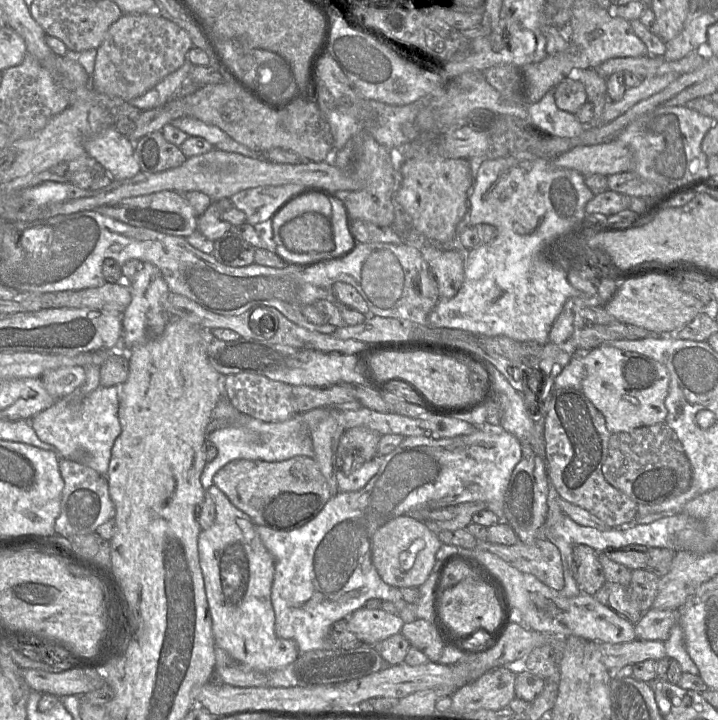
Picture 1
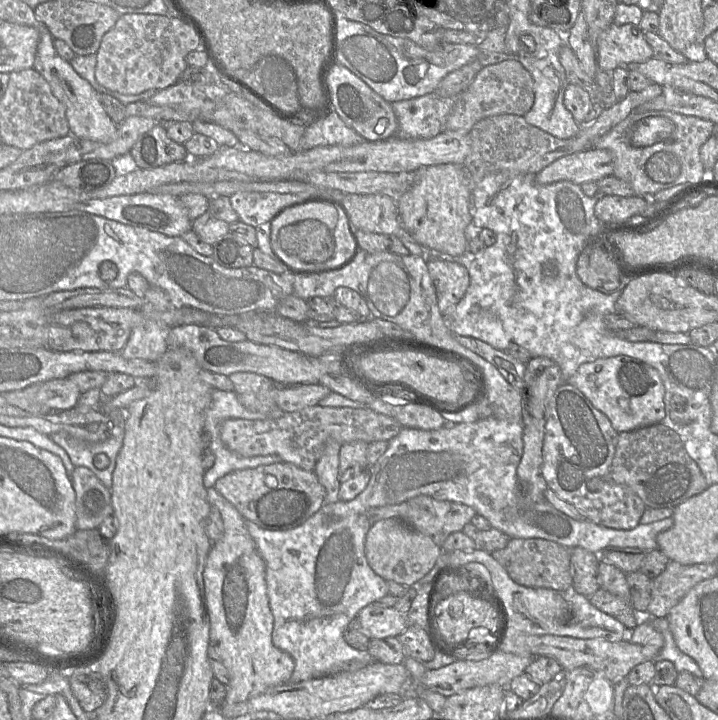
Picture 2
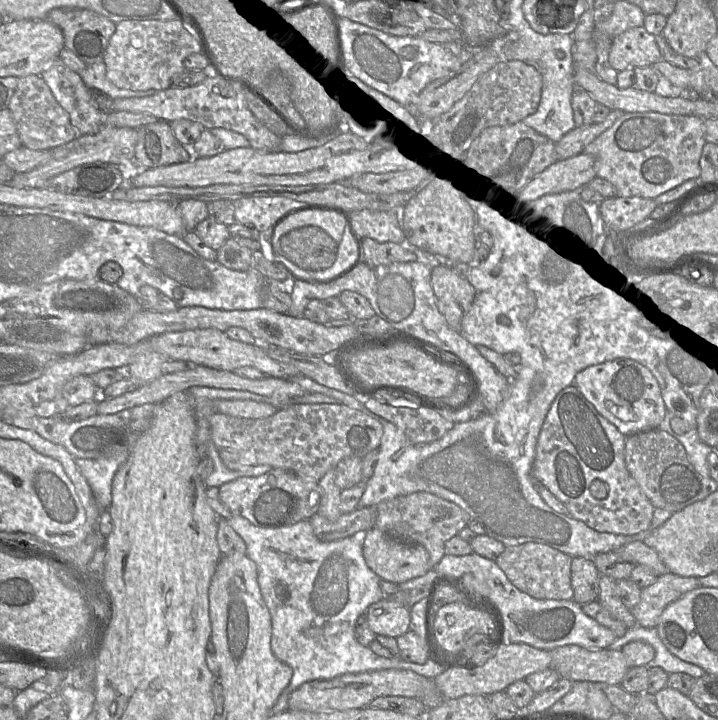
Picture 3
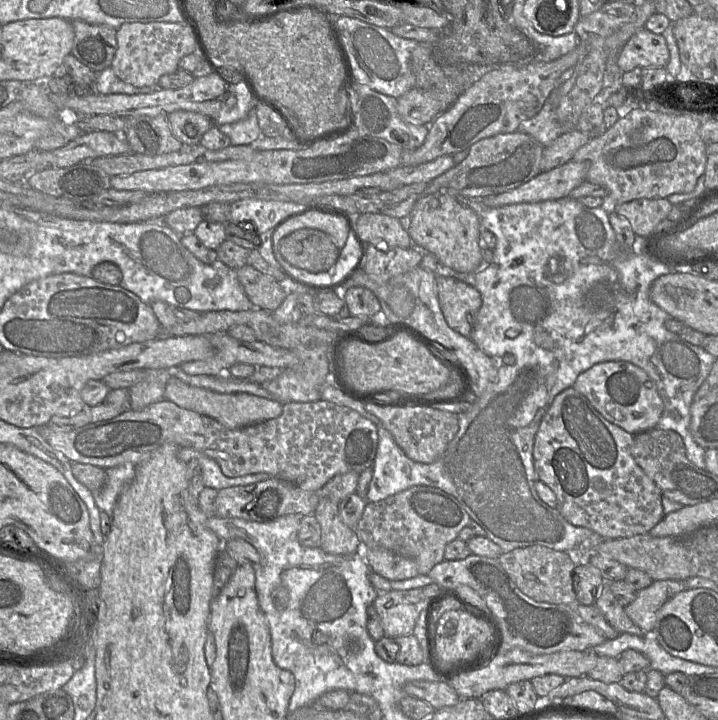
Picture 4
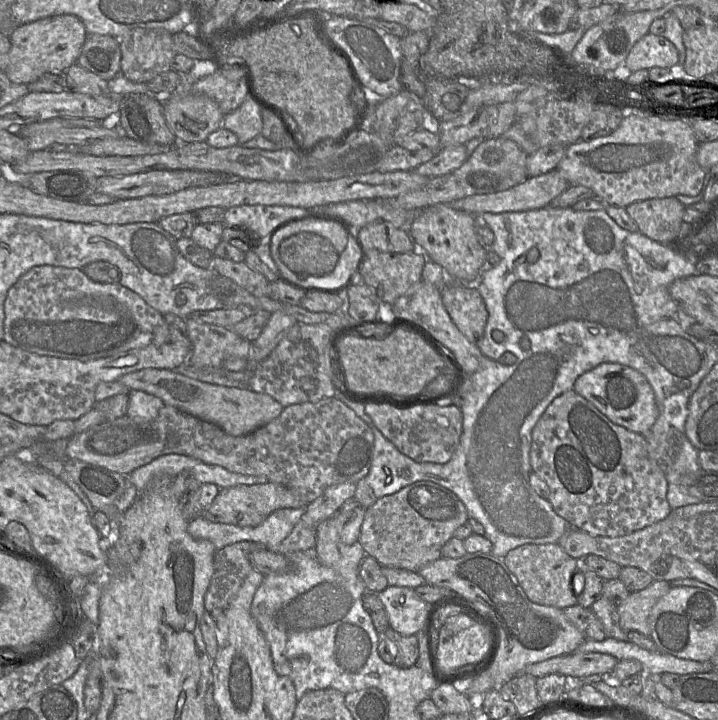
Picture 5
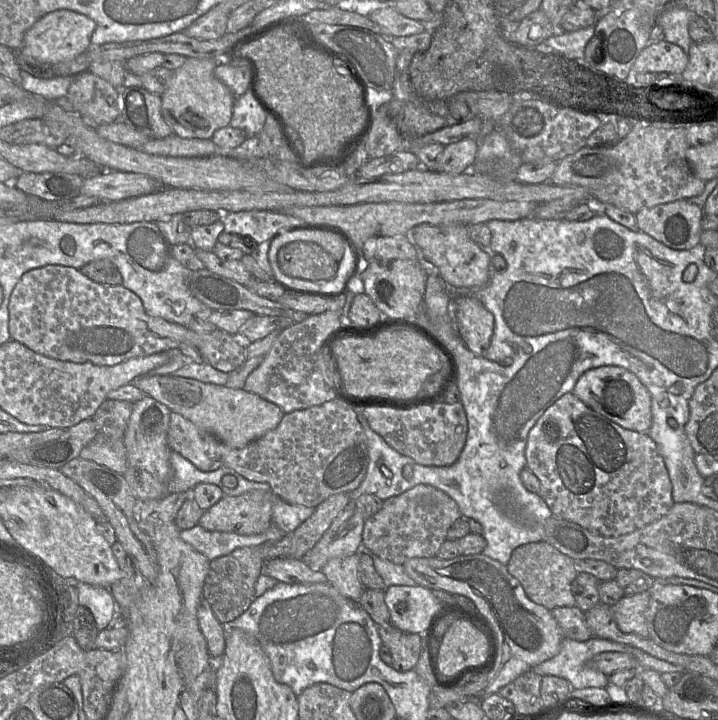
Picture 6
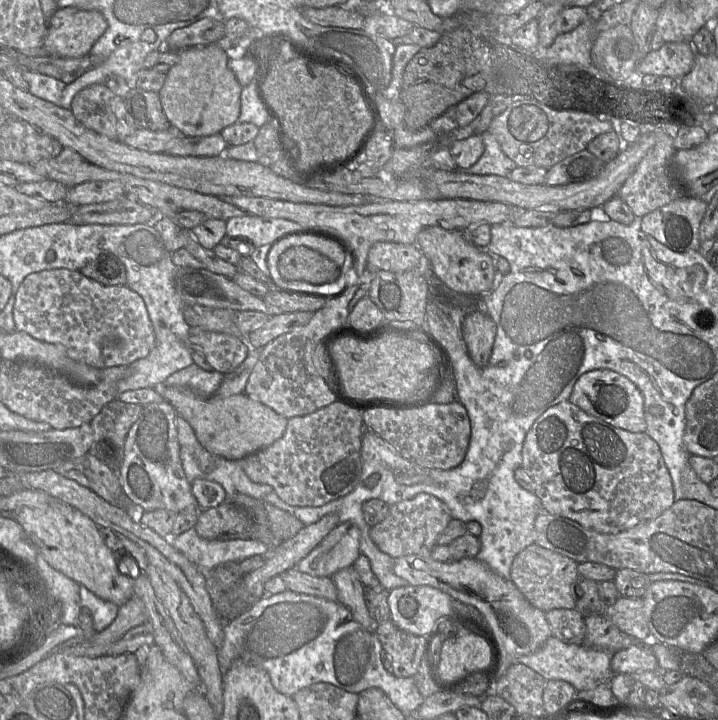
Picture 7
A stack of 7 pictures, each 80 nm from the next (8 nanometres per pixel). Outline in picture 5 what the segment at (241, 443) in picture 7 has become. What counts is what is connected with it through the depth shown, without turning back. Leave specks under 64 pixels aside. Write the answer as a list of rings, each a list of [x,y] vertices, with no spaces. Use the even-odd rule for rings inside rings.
[[[146,368],[125,374],[118,381],[130,390],[152,394],[162,399],[165,404],[214,423],[232,436],[242,436],[253,432],[277,418],[284,409],[271,396],[254,392],[248,387],[227,387],[201,382],[174,370]]]

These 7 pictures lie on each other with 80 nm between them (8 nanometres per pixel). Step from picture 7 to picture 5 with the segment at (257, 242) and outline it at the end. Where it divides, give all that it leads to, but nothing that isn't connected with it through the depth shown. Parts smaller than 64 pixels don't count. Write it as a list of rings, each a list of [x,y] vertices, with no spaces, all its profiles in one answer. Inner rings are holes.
[[[240,205],[226,209],[223,225],[247,229],[261,239],[279,226],[302,219],[303,213],[300,207]]]

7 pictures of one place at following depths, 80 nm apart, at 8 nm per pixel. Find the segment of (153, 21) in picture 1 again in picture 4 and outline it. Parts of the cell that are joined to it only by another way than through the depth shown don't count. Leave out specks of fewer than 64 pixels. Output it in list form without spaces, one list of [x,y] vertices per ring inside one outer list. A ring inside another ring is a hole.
[[[125,23],[116,30],[116,40],[117,50],[110,68],[120,80],[138,88],[157,85],[163,75],[179,69],[181,58],[198,52],[185,23]]]

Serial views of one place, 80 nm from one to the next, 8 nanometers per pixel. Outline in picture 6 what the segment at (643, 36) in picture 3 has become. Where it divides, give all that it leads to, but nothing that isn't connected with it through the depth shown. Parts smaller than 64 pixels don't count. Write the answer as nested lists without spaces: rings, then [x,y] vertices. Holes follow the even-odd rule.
[[[665,40],[648,44],[639,54],[629,72],[629,79],[638,73],[681,75],[688,64],[689,56],[683,49]]]

